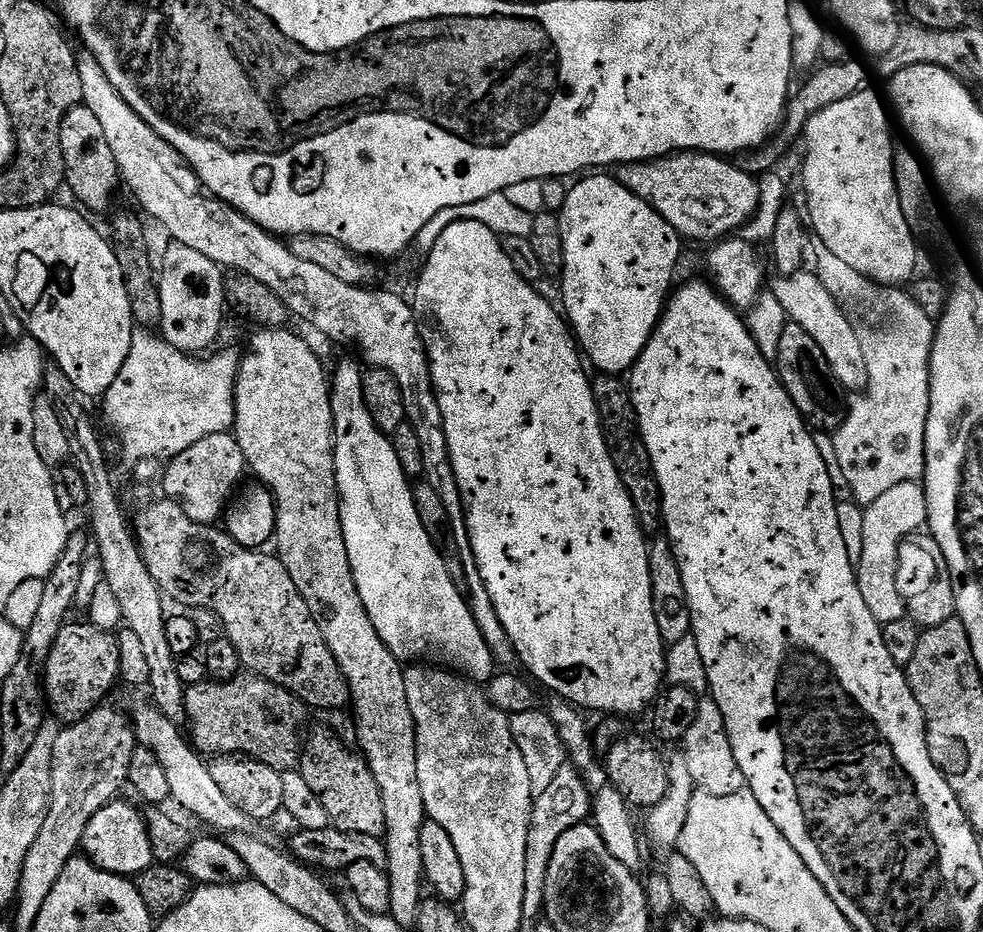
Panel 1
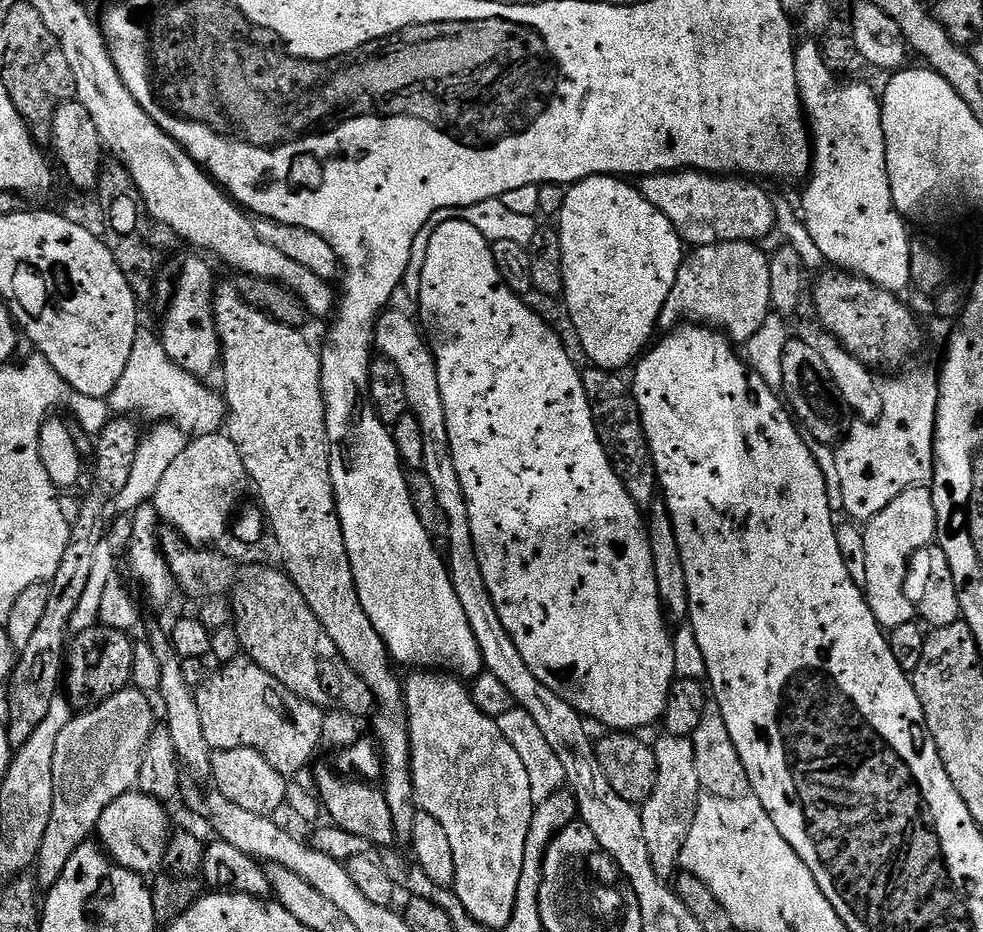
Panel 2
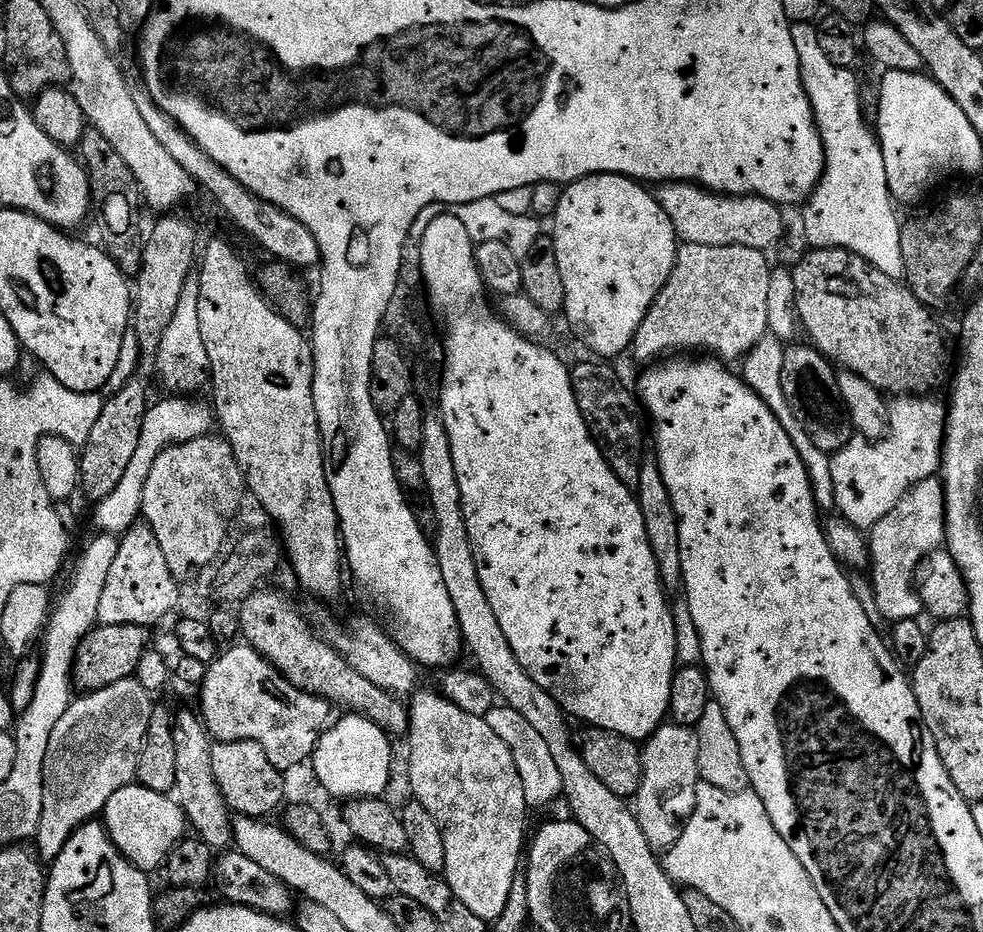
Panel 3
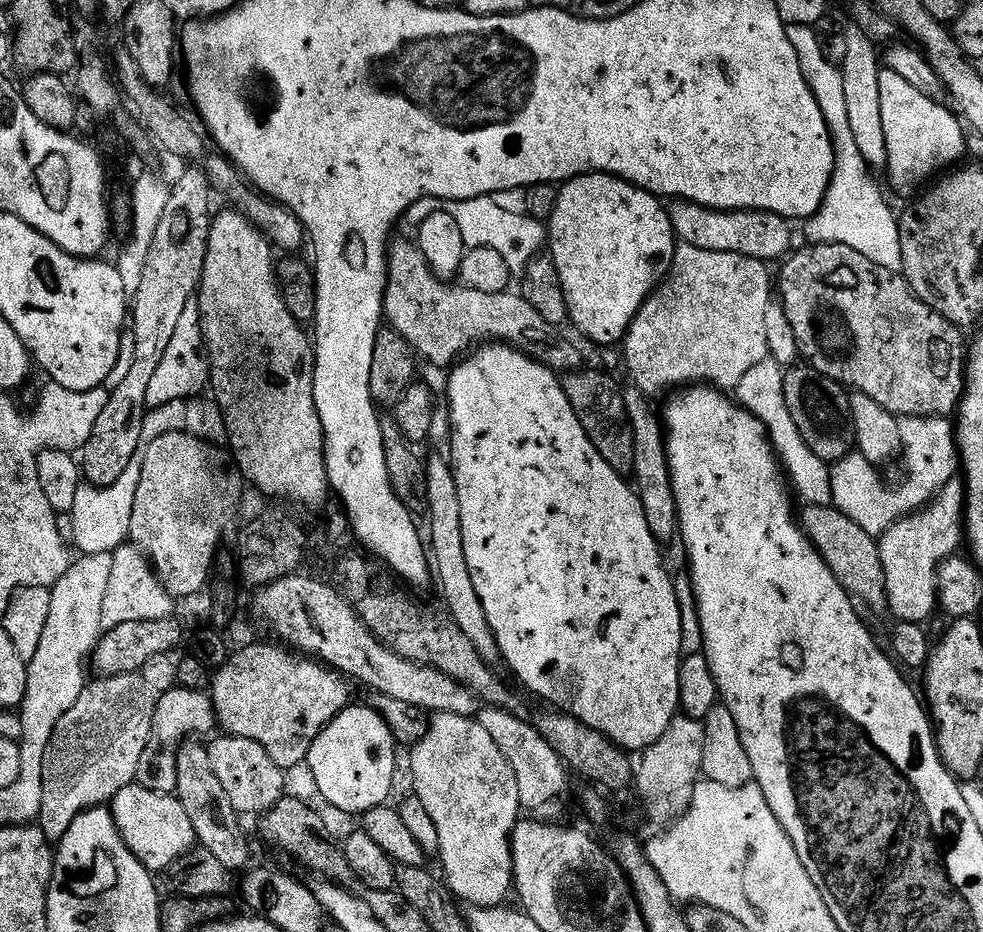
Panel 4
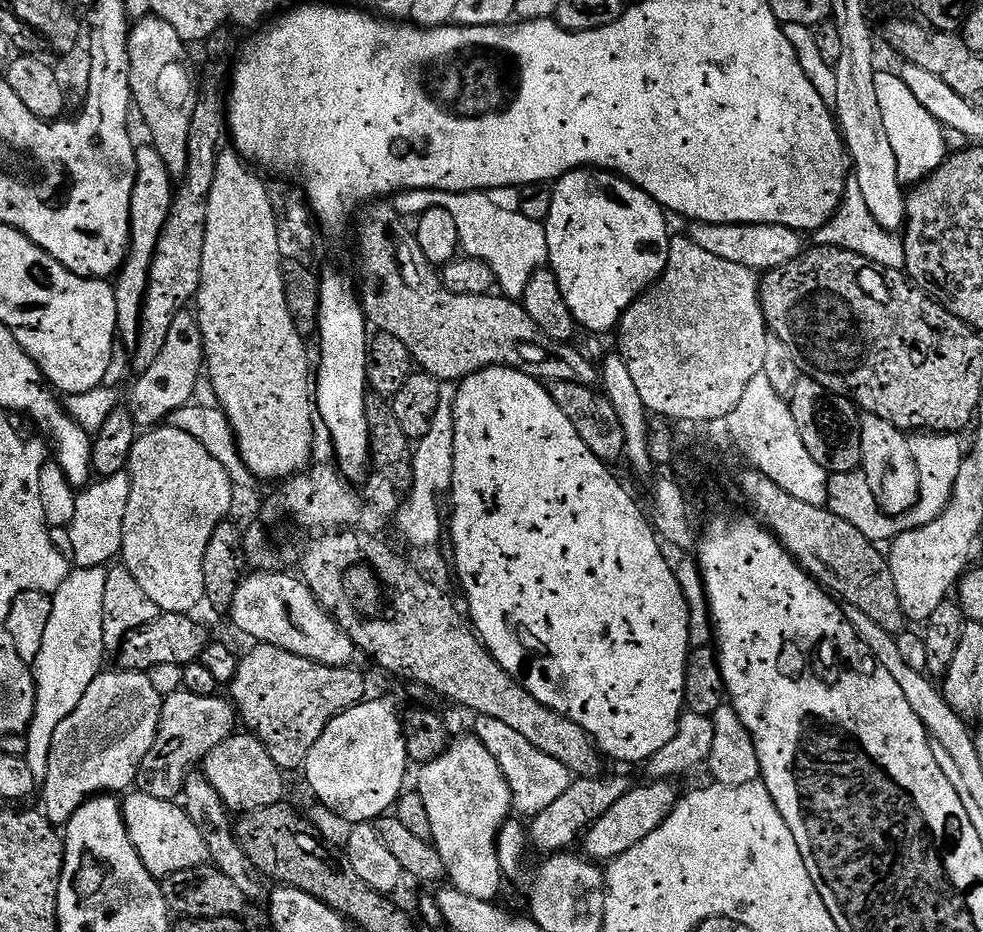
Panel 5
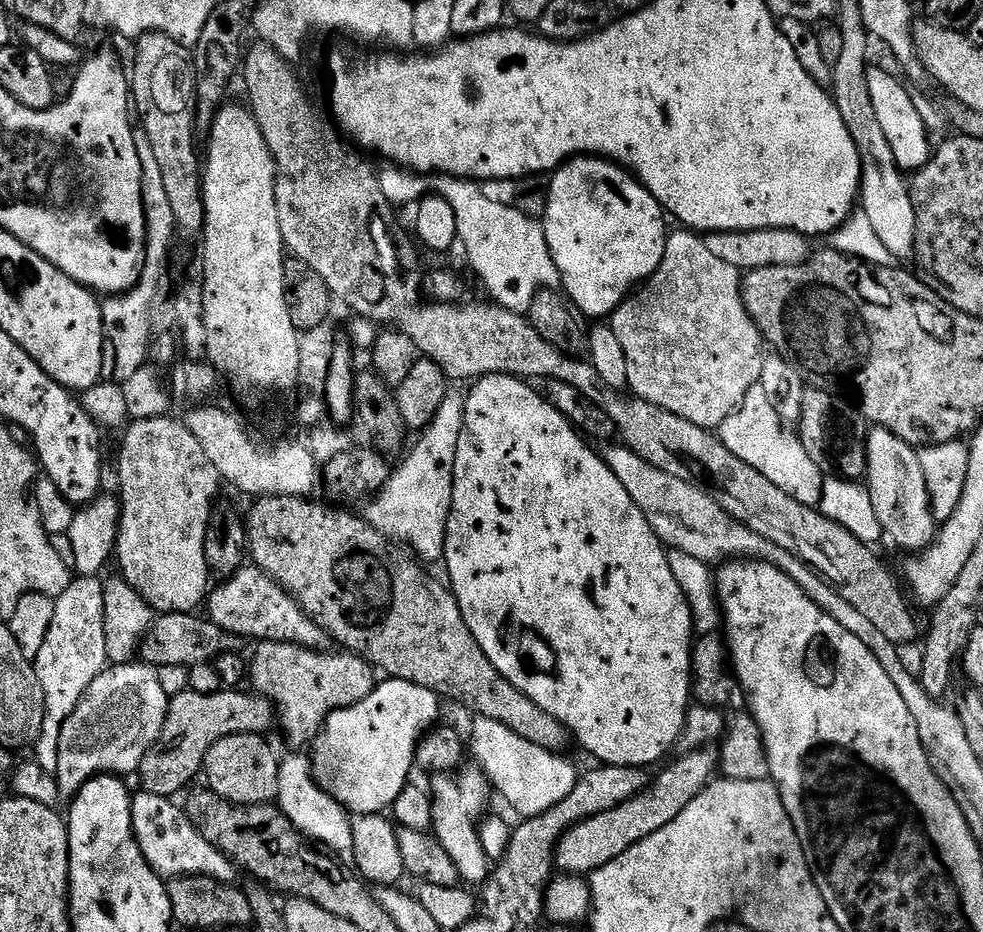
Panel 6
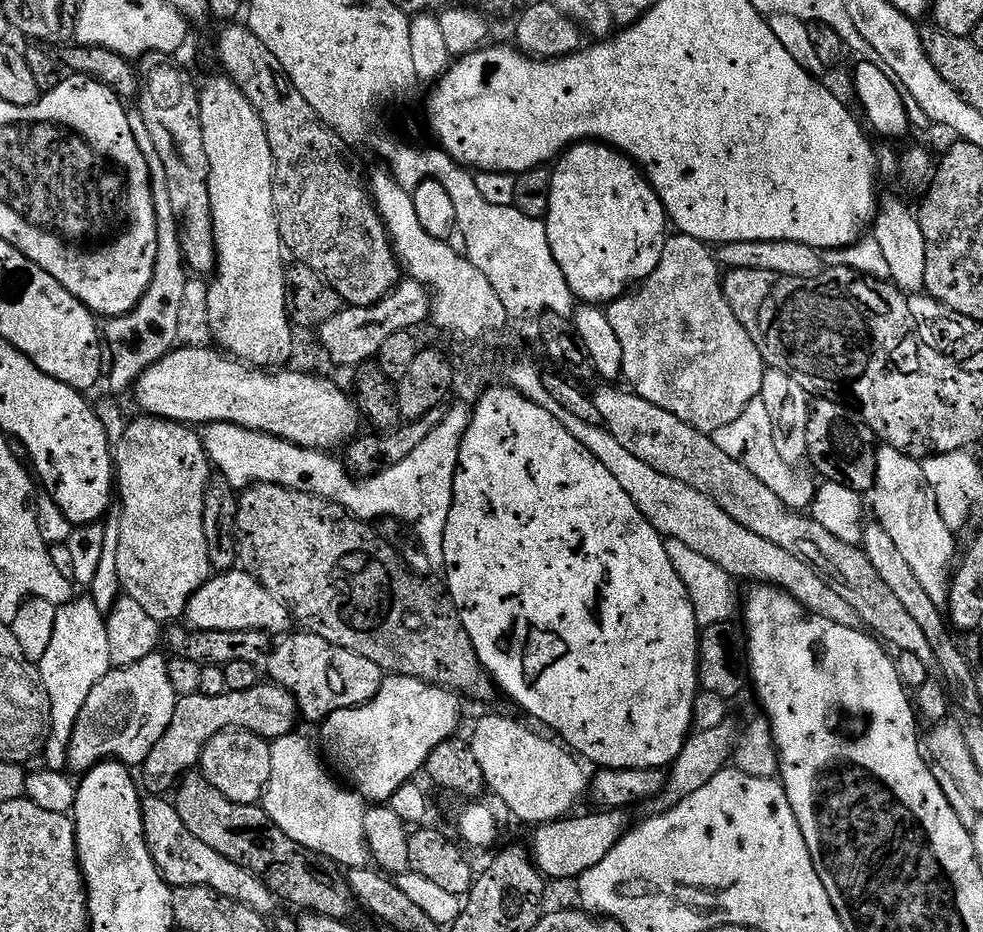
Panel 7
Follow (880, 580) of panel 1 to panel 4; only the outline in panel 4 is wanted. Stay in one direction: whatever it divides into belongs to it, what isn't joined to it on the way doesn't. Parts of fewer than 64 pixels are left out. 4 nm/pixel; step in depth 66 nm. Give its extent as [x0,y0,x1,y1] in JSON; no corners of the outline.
[878,478,966,624]

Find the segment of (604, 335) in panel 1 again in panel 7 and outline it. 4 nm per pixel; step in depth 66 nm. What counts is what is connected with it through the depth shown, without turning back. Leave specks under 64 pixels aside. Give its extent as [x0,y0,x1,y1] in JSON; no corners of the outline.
[546,142,670,306]

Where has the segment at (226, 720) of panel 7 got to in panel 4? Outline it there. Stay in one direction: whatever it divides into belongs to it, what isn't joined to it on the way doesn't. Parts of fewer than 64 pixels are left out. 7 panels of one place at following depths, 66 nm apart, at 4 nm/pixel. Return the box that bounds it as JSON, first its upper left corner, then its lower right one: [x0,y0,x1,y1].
[135,686,217,794]

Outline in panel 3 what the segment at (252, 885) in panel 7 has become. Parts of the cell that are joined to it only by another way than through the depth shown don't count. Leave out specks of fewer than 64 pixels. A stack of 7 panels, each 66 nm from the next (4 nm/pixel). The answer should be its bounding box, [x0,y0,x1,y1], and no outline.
[102,782,186,874]

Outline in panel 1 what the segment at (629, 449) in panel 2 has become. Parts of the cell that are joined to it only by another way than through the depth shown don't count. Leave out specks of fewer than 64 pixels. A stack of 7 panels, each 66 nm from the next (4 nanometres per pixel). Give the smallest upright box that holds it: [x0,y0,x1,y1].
[592,374,662,534]

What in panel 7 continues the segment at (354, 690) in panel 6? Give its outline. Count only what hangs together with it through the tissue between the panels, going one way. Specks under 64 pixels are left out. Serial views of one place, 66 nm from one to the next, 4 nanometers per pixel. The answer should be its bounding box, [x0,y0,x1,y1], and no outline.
[266,630,386,722]

